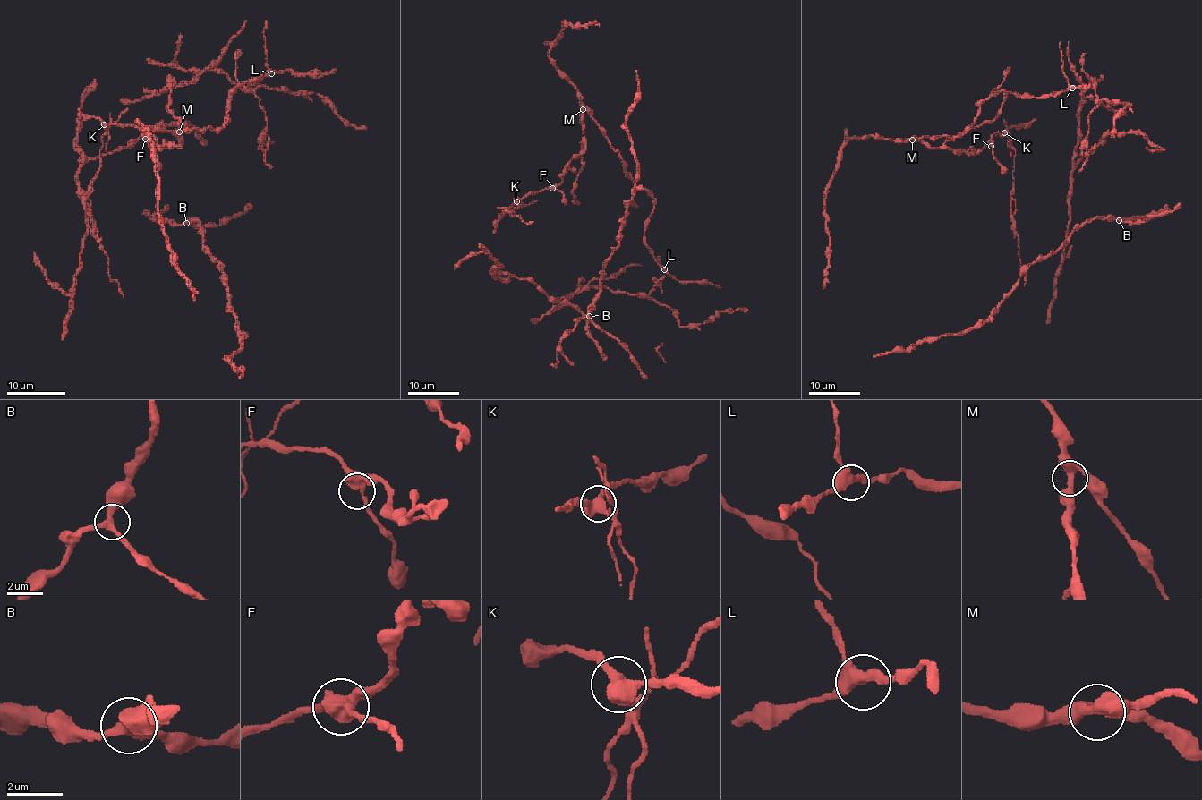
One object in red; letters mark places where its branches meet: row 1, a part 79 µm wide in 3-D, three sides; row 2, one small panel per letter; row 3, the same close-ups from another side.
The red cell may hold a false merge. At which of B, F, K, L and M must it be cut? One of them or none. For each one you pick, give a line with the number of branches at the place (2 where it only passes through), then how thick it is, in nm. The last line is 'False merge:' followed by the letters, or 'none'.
K: Branches: 3. Thickness 440 nm
False merge: K

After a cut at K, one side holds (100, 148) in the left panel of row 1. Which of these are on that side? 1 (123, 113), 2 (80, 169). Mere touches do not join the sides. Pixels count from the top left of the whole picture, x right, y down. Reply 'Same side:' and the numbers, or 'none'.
Same side: 1

